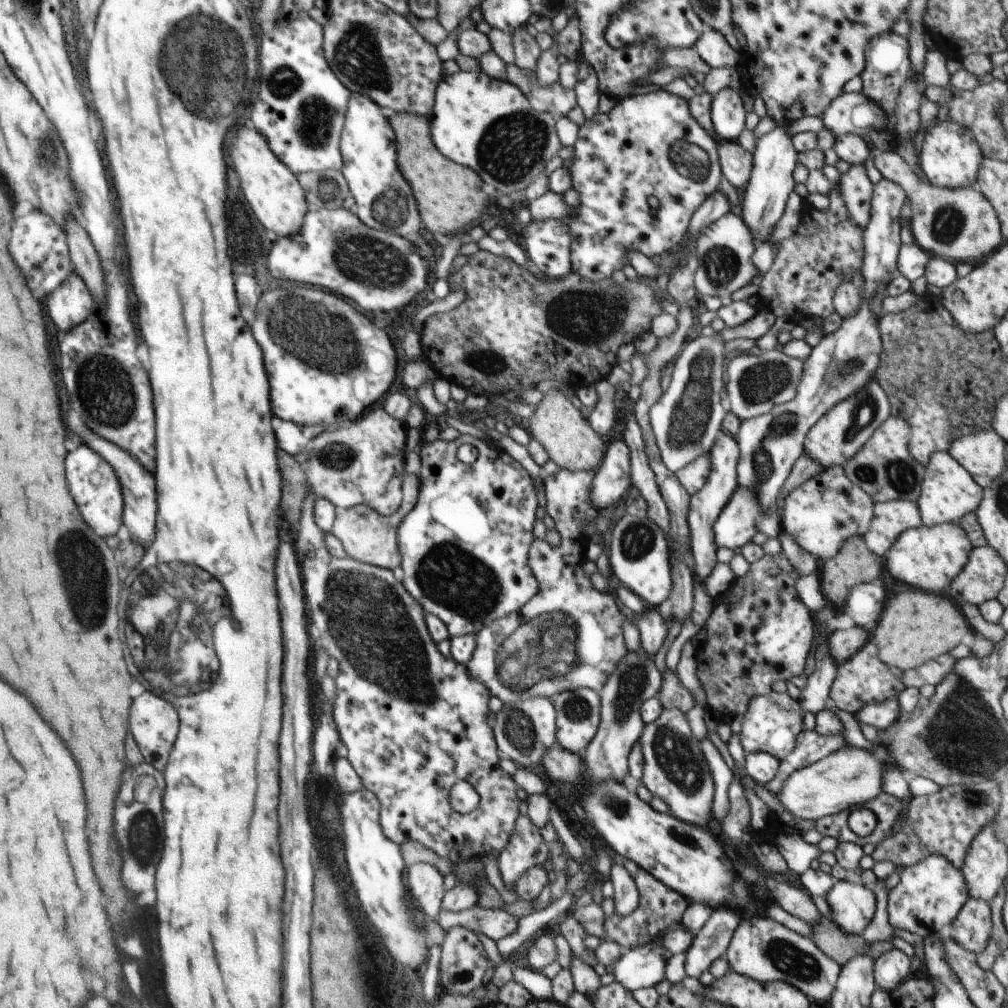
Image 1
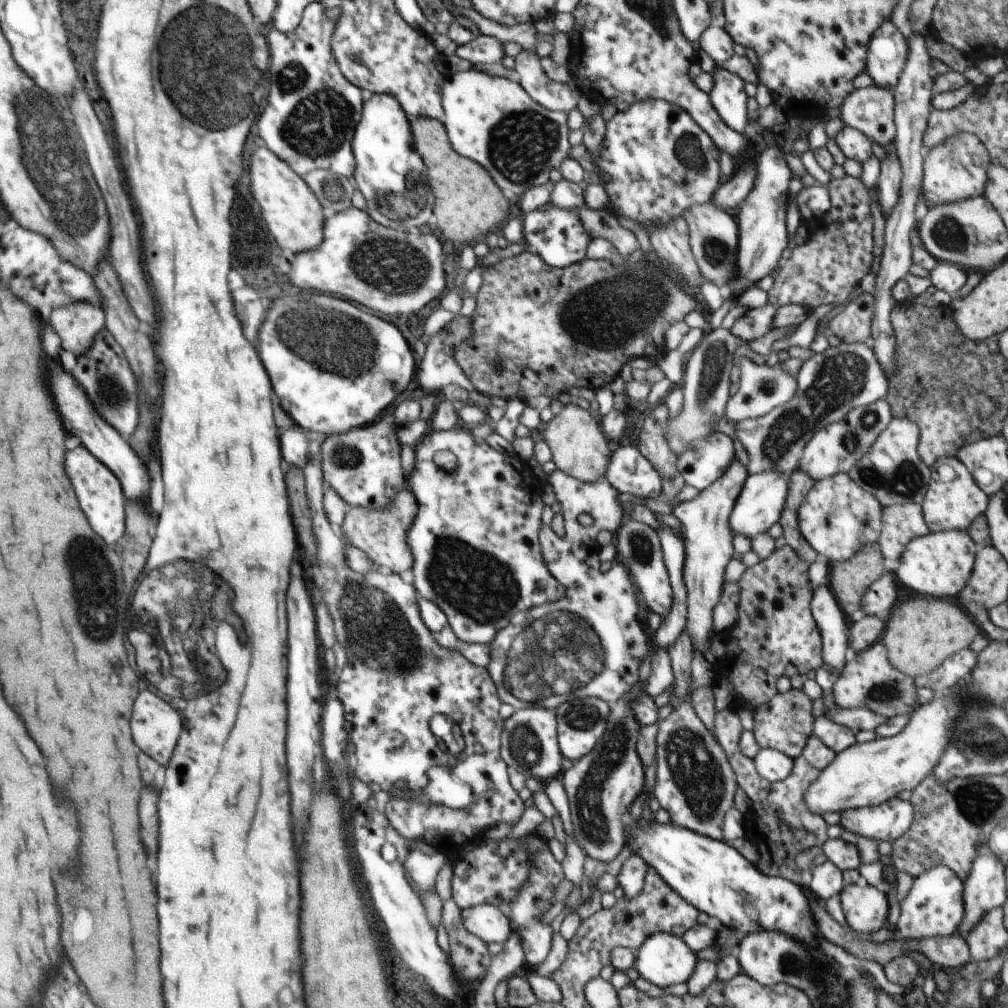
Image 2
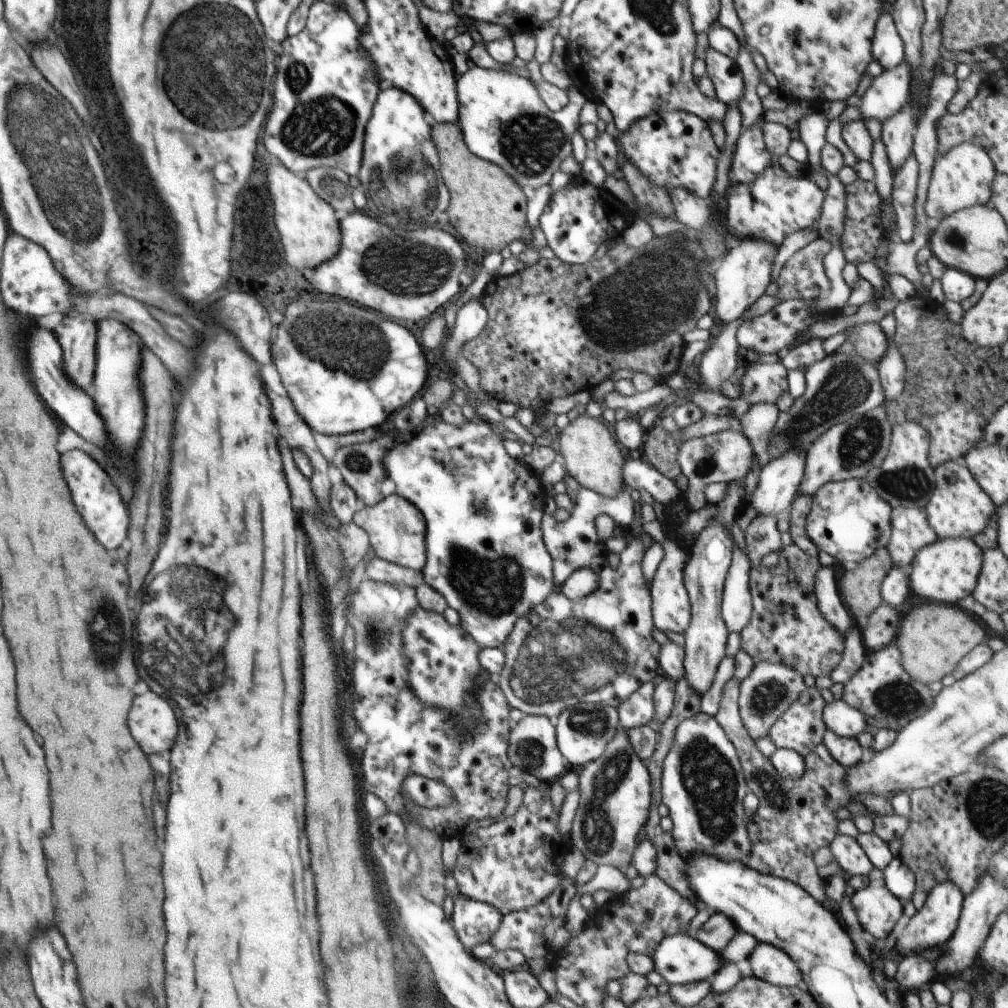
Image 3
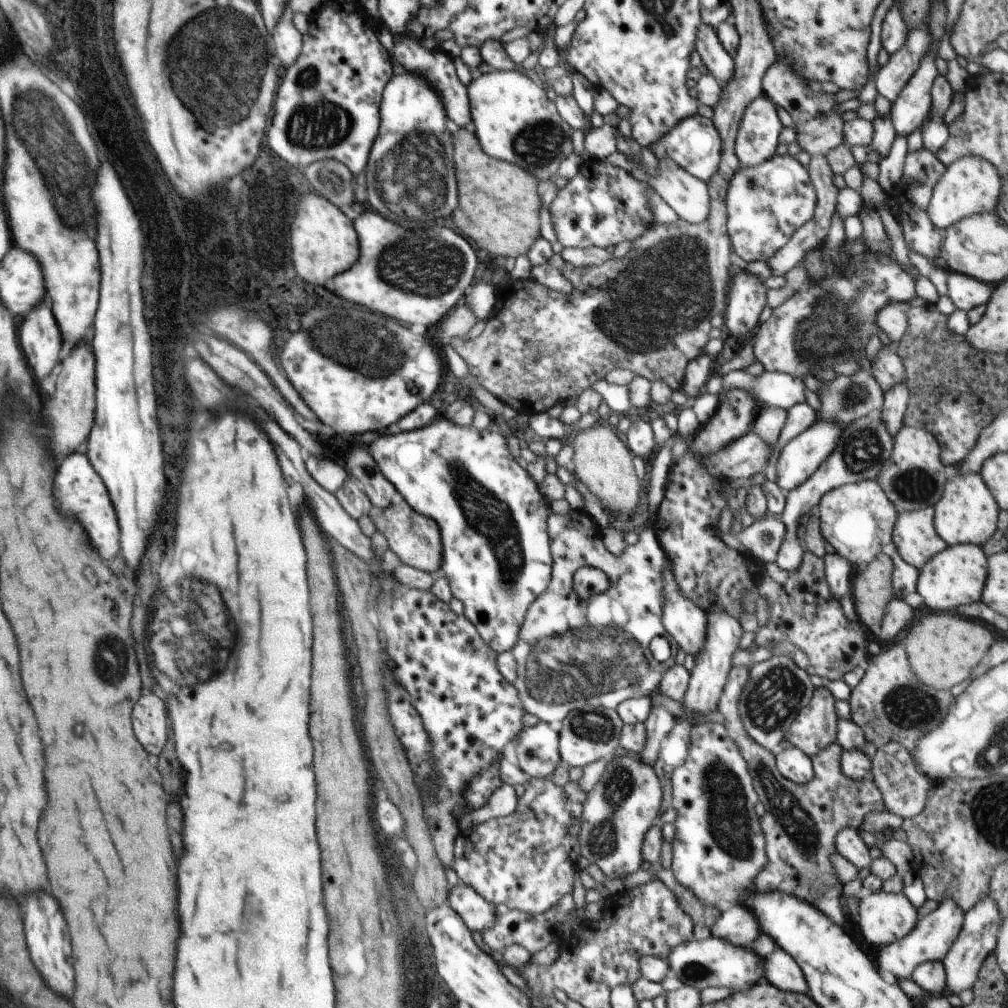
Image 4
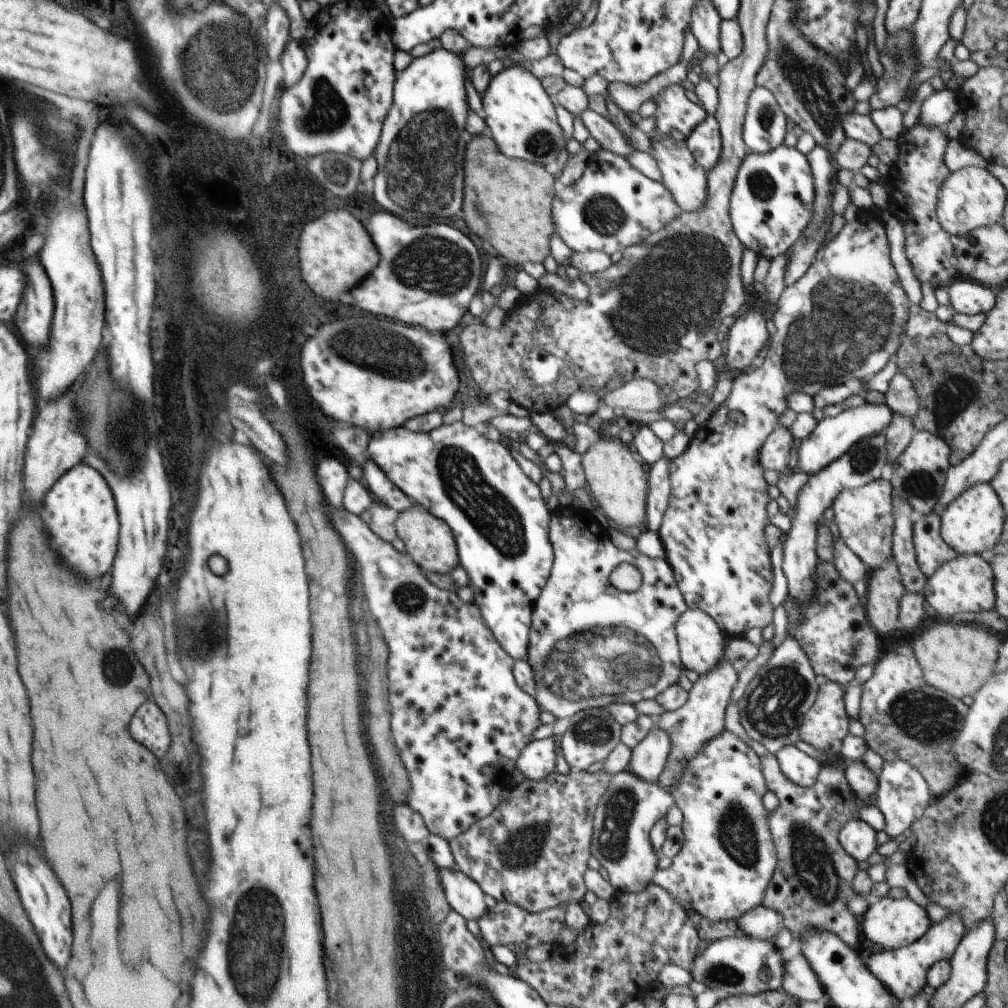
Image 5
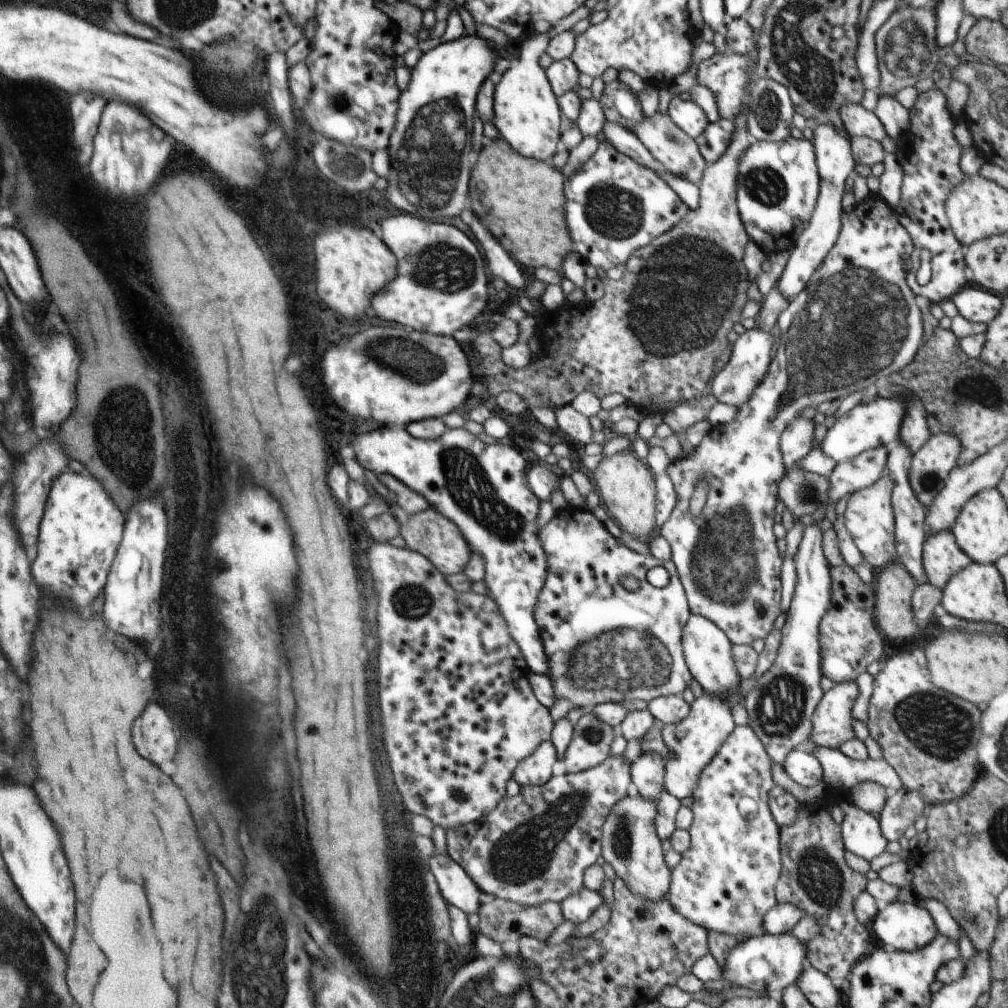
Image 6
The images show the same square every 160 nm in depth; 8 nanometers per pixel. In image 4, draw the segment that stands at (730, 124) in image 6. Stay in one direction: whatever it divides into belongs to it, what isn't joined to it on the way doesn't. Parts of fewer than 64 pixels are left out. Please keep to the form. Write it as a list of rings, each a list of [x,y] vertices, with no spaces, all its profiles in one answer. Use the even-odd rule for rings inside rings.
[[[695,114],[681,120],[672,130],[669,130],[657,143],[648,148],[657,156],[658,160],[672,160],[685,168],[690,174],[702,179],[706,184],[718,170],[721,157],[721,138],[714,126],[713,120]]]

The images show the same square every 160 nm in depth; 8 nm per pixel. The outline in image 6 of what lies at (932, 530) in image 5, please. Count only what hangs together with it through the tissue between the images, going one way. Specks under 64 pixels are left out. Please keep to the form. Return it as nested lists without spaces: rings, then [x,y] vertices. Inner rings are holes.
[[[951,530],[931,533],[924,541],[924,570],[929,582],[941,591],[959,570],[970,564],[971,558],[958,546]]]

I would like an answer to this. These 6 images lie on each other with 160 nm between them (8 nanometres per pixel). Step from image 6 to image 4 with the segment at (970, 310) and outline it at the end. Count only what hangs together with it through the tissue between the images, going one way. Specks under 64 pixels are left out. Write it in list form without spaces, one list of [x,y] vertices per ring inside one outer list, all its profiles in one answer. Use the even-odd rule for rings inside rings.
[[[956,271],[948,273],[947,288],[947,296],[957,309],[964,312],[986,305],[993,293],[990,285]]]

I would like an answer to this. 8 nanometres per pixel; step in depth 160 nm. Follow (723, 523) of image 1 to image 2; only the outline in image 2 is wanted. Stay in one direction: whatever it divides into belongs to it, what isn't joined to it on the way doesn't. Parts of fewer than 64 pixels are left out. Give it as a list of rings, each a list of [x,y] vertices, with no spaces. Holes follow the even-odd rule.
[[[777,470],[749,474],[729,518],[733,536],[740,533],[751,539],[760,534],[760,531],[768,531],[774,526],[784,510],[790,479],[786,473]]]

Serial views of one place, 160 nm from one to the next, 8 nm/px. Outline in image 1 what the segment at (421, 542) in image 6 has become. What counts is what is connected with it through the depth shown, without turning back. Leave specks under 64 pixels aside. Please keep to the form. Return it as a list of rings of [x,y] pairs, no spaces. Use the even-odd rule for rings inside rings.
[[[406,473],[403,480],[403,499],[401,505],[390,516],[382,516],[368,505],[354,505],[347,509],[339,509],[336,512],[337,515],[335,516],[331,533],[342,542],[350,558],[383,569],[390,569],[391,571],[401,566],[397,528],[402,519],[414,508],[419,495],[419,484],[419,477]]]

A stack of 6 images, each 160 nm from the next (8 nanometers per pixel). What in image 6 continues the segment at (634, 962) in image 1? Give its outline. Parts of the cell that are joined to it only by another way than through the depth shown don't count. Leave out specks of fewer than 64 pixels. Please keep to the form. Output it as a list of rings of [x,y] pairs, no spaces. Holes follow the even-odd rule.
[[[791,932],[779,935],[762,933],[759,937],[747,937],[743,943],[731,950],[722,969],[721,978],[730,981],[732,986],[767,991],[769,995],[778,996],[787,986],[799,980],[805,961],[807,946]]]

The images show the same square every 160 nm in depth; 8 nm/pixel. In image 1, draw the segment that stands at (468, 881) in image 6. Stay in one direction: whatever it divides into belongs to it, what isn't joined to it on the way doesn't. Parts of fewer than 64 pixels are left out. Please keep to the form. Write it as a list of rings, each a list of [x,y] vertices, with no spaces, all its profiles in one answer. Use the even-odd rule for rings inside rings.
[[[477,907],[476,910],[467,909],[456,913],[439,911],[439,926],[446,933],[458,925],[498,941],[517,935],[522,922],[502,909]]]

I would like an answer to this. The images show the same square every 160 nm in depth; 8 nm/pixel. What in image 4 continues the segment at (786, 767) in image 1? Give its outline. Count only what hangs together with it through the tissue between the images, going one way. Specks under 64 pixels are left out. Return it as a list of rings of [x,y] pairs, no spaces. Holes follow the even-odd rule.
[[[735,666],[729,672],[722,696],[720,697],[717,709],[724,715],[726,730],[732,740],[739,746],[740,752],[747,762],[748,772],[753,780],[753,787],[758,793],[759,800],[765,806],[766,812],[759,818],[760,826],[763,829],[765,838],[765,850],[770,862],[763,867],[754,879],[756,892],[764,893],[768,890],[778,890],[803,901],[814,905],[820,912],[823,912],[833,923],[843,928],[846,915],[842,913],[841,897],[844,897],[848,888],[845,886],[830,863],[830,854],[837,852],[835,836],[846,827],[858,830],[868,813],[883,811],[884,801],[880,789],[875,785],[872,774],[866,775],[862,780],[855,781],[848,778],[841,769],[841,754],[843,748],[836,742],[822,749],[818,754],[811,756],[813,762],[813,777],[810,782],[796,784],[790,782],[780,774],[777,769],[775,753],[760,746],[744,728],[738,710],[738,701],[744,686],[749,679],[747,666]]]

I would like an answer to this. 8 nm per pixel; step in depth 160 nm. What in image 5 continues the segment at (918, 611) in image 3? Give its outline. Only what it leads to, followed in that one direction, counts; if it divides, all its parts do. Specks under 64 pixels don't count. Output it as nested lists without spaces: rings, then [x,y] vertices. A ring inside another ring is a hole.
[[[948,618],[938,619],[938,624],[919,636],[912,648],[920,663],[924,680],[938,690],[950,692],[961,699],[962,696],[974,696],[980,686],[995,672],[998,649],[1001,640],[997,635],[978,625],[954,623]]]

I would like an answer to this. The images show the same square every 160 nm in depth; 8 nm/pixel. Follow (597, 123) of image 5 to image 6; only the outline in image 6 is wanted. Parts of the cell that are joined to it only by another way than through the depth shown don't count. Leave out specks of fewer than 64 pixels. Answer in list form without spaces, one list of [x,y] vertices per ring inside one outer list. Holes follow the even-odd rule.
[[[605,121],[603,131],[606,138],[620,151],[642,166],[658,173],[666,173],[665,166],[656,162],[652,153],[640,142],[640,139],[626,127]]]

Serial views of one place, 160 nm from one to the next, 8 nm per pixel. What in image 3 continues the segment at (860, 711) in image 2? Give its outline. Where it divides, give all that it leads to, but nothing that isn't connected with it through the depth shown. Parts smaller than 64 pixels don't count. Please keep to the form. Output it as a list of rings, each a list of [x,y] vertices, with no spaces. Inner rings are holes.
[[[842,700],[826,703],[823,708],[823,719],[828,730],[846,738],[857,738],[865,731],[867,725],[865,716]]]

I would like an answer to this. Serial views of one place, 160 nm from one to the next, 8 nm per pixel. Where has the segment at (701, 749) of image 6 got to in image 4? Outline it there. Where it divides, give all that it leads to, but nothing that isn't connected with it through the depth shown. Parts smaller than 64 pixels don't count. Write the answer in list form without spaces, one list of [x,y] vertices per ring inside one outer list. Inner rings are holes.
[[[714,605],[706,611],[707,614],[707,637],[703,649],[695,658],[695,666],[689,678],[683,702],[684,708],[694,714],[708,714],[717,709],[720,697],[723,693],[729,672],[733,666],[732,657],[738,648],[740,638],[745,630],[741,622],[725,613],[720,605]]]

